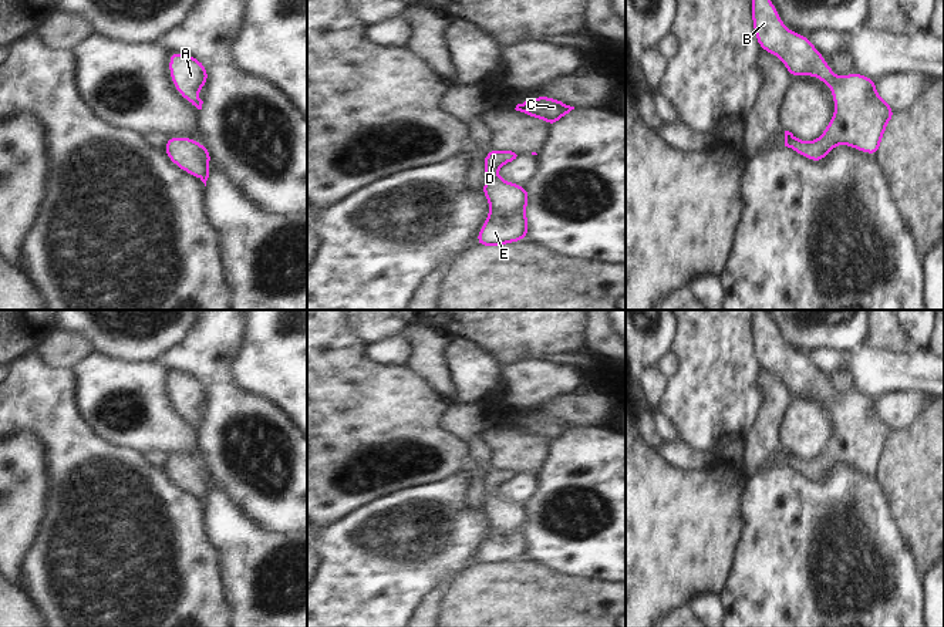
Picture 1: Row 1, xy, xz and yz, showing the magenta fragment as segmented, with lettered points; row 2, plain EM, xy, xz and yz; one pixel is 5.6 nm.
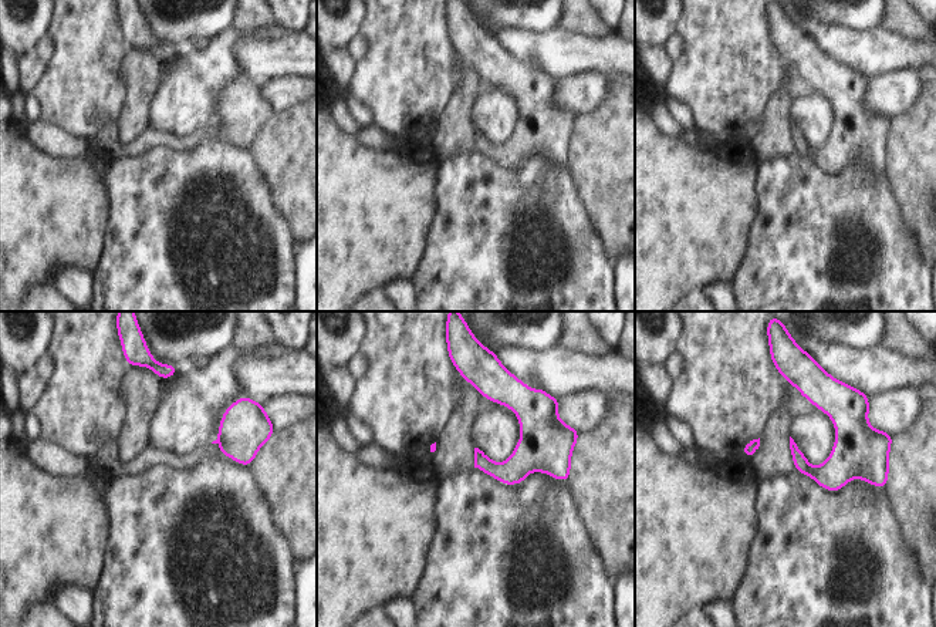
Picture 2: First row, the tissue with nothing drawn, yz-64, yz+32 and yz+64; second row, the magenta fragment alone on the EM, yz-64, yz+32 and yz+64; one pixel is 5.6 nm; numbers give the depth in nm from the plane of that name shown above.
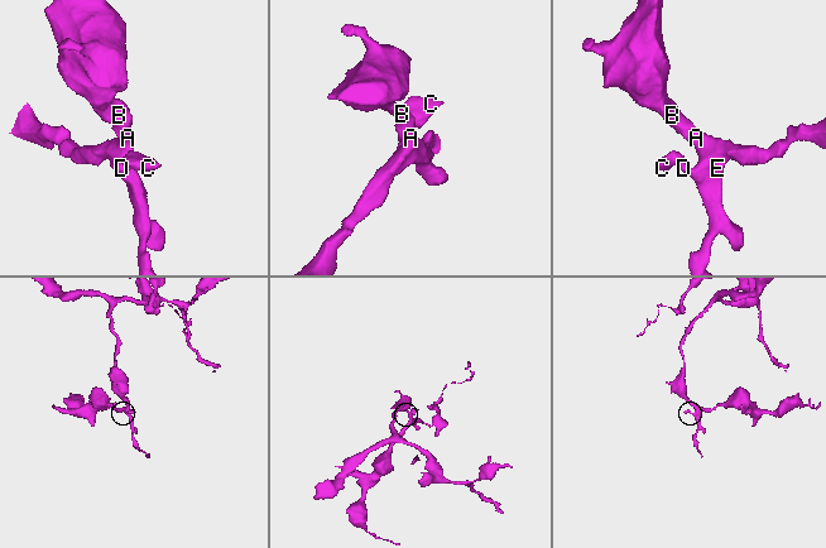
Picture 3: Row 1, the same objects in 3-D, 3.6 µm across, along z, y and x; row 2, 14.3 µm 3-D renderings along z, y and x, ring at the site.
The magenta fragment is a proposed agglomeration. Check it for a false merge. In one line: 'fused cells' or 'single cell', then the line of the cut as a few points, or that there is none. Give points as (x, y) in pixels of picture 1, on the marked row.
single cell; cut none

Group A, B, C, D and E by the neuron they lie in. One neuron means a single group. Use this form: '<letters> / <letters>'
A B C D E

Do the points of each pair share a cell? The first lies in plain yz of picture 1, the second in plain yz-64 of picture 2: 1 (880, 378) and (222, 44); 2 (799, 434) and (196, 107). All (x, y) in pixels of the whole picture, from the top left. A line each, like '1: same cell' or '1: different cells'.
1: different cells
2: same cell

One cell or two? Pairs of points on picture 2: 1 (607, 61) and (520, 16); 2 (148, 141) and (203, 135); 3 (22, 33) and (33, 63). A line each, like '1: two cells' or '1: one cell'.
1: two cells
2: one cell
3: two cells

